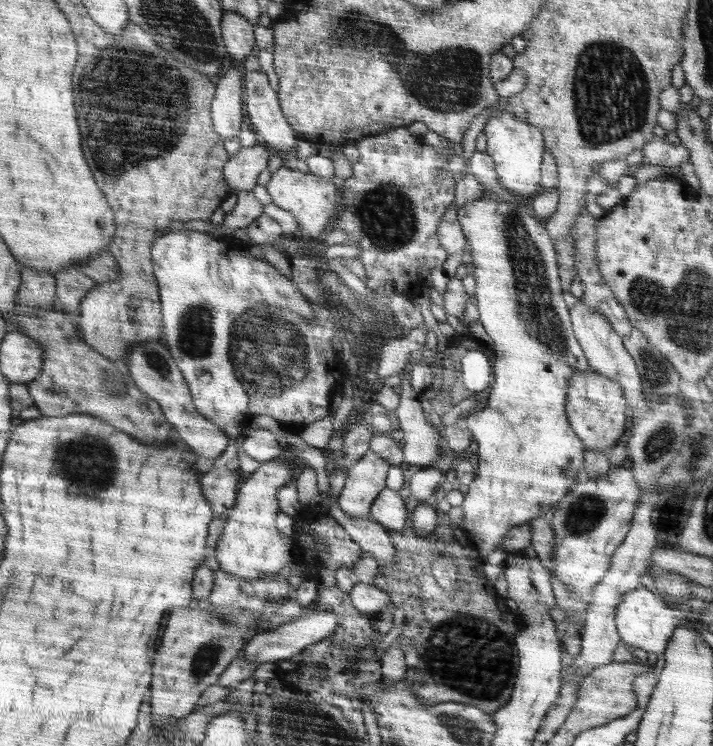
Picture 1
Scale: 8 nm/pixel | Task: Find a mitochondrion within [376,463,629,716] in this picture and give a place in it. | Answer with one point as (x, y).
(475, 649)

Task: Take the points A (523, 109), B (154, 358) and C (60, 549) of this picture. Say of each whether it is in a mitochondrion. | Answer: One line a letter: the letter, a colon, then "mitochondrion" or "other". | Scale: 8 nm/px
A: other
B: mitochondrion
C: other

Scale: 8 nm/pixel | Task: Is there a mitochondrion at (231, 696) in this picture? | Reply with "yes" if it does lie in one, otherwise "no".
no

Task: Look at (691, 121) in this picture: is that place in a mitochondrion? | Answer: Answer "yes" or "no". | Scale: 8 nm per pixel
yes

